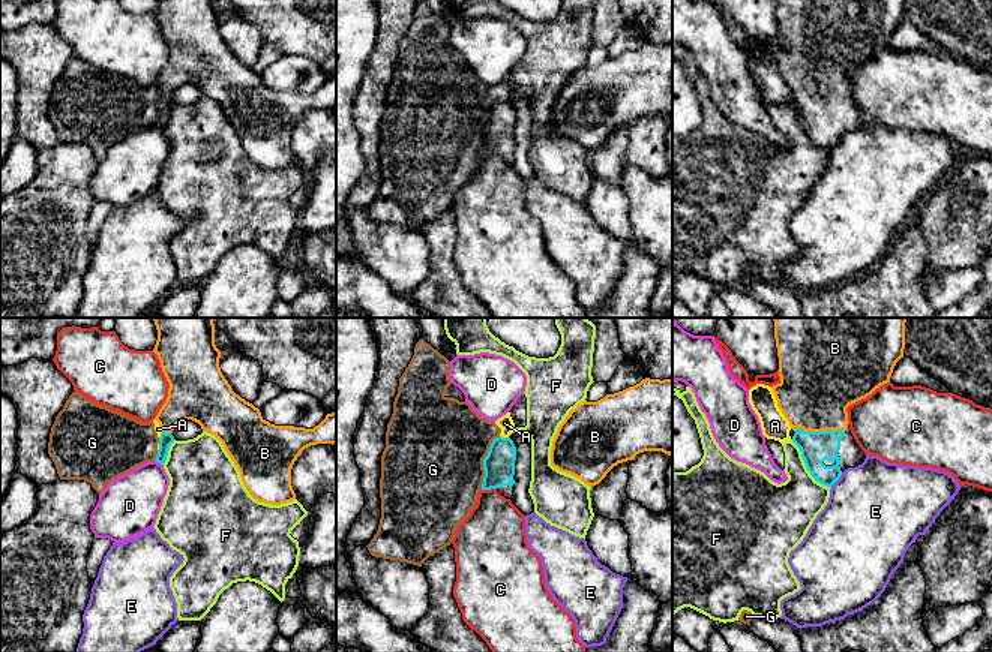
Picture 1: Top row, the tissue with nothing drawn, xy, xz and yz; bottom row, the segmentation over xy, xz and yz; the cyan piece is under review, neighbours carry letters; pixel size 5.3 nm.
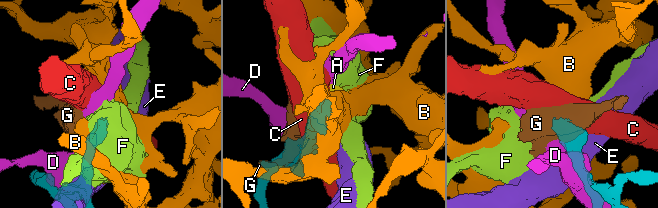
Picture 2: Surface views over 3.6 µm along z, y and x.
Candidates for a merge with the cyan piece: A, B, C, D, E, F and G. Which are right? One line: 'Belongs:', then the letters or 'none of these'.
Belongs: B

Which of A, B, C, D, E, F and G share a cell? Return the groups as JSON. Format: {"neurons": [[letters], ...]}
{"neurons": [["A", "G"], ["B"], ["C"], ["D"], ["E"], ["F"]]}

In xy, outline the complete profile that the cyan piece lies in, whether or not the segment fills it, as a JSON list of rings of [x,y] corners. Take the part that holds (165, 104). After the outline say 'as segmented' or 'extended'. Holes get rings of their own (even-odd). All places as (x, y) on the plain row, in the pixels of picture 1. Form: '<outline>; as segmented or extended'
[[[158,0],[153,16],[170,48],[168,61],[156,79],[162,97],[156,126],[164,129],[174,91],[186,84],[198,87],[203,96],[215,99],[237,130],[249,159],[258,166],[281,169],[296,163],[291,132],[302,115],[317,108],[336,108],[336,76],[314,93],[275,90],[261,81],[258,72],[236,58],[219,31],[221,15],[215,0]]]; extended

